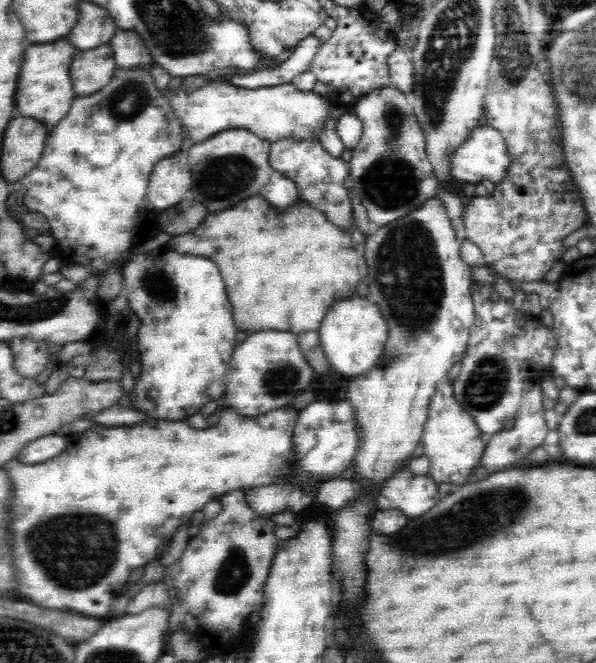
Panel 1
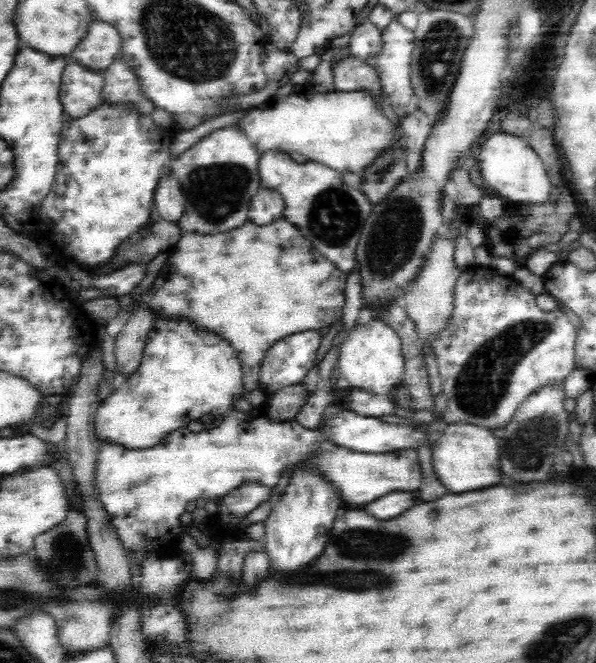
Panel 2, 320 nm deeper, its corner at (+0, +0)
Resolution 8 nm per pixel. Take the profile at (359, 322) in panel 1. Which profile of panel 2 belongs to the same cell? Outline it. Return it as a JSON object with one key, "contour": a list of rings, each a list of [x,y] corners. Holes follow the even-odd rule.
{"contour":[[[381,319],[358,321],[339,342],[338,367],[344,385],[374,395],[389,396],[405,375],[401,338]]]}

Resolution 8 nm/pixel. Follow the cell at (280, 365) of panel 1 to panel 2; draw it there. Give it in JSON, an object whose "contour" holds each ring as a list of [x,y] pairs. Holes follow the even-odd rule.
{"contour":[[[306,330],[271,345],[259,372],[259,382],[264,390],[270,390],[272,394],[284,387],[300,385],[316,362],[322,338],[318,330]]]}

